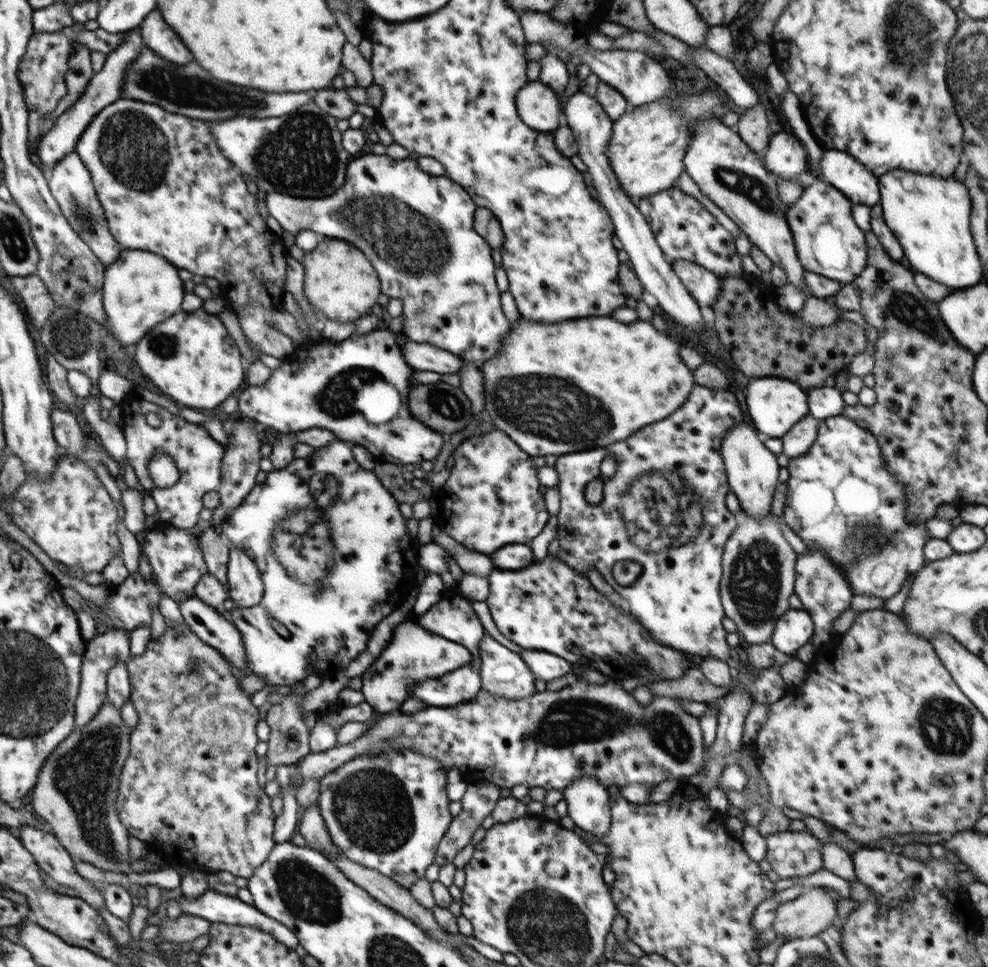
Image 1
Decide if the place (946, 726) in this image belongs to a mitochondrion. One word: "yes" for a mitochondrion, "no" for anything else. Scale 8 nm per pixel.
yes

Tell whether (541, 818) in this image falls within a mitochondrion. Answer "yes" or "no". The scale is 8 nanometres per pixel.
no

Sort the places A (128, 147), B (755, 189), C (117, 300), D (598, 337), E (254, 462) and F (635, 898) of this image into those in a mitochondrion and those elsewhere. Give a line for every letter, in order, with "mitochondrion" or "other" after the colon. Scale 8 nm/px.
A: mitochondrion
B: mitochondrion
C: other
D: other
E: other
F: other

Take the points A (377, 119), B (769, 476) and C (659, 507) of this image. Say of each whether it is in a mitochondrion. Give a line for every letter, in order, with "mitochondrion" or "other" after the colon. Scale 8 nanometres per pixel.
A: other
B: other
C: mitochondrion

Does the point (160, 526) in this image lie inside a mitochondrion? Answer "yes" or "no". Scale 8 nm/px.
no

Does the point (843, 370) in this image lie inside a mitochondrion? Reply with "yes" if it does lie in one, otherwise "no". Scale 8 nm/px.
no

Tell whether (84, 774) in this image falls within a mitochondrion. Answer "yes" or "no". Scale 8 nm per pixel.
yes

